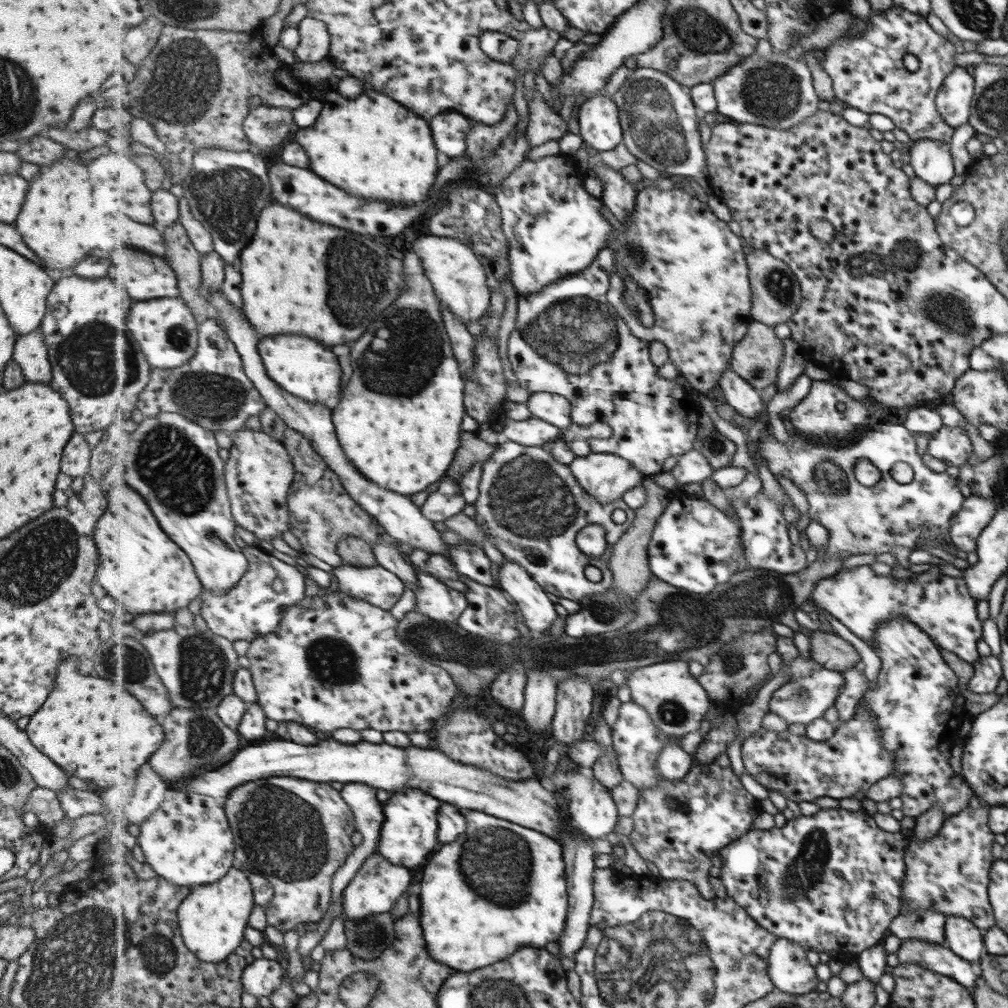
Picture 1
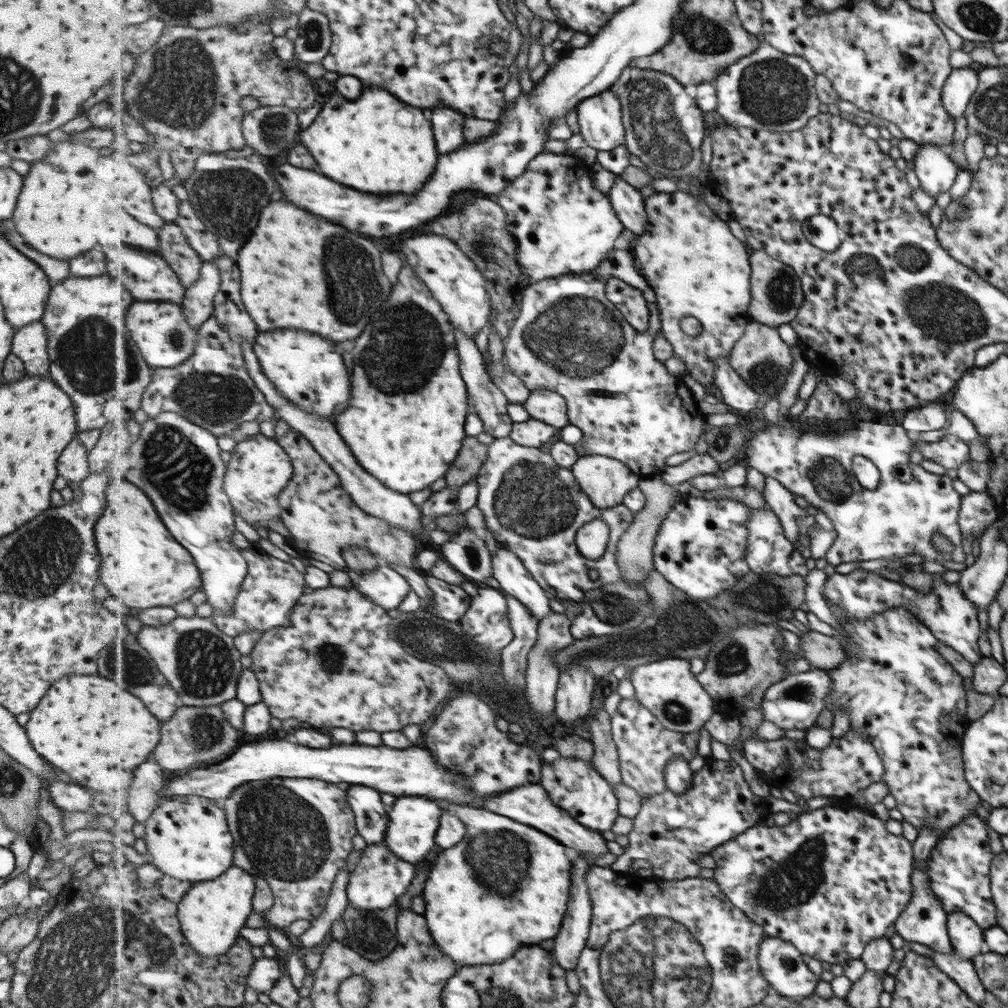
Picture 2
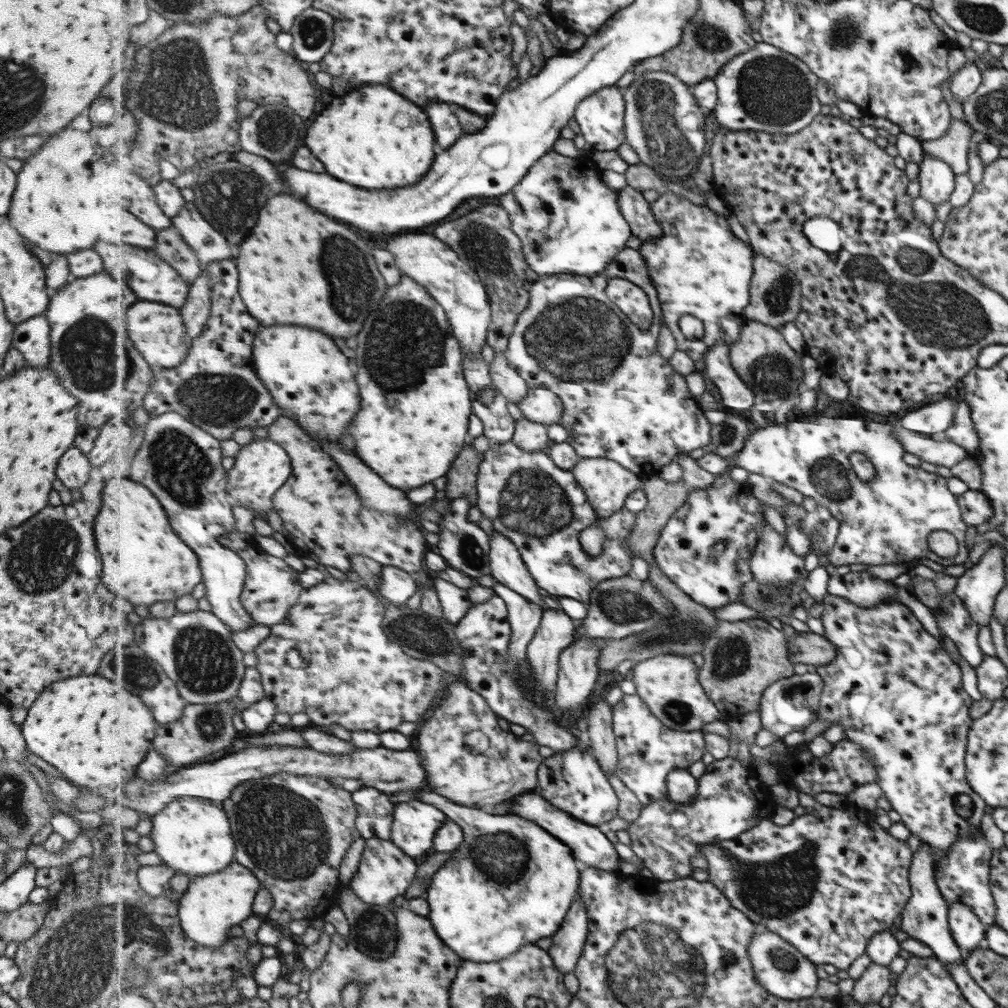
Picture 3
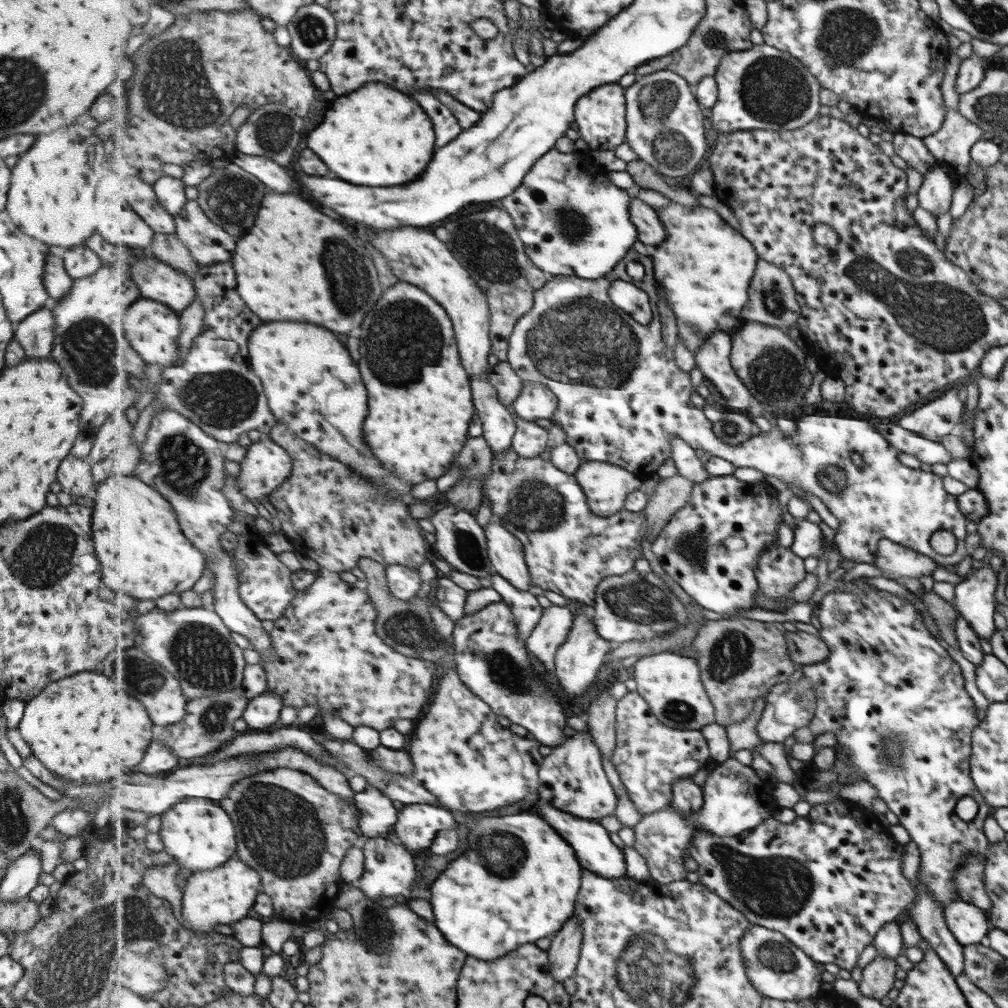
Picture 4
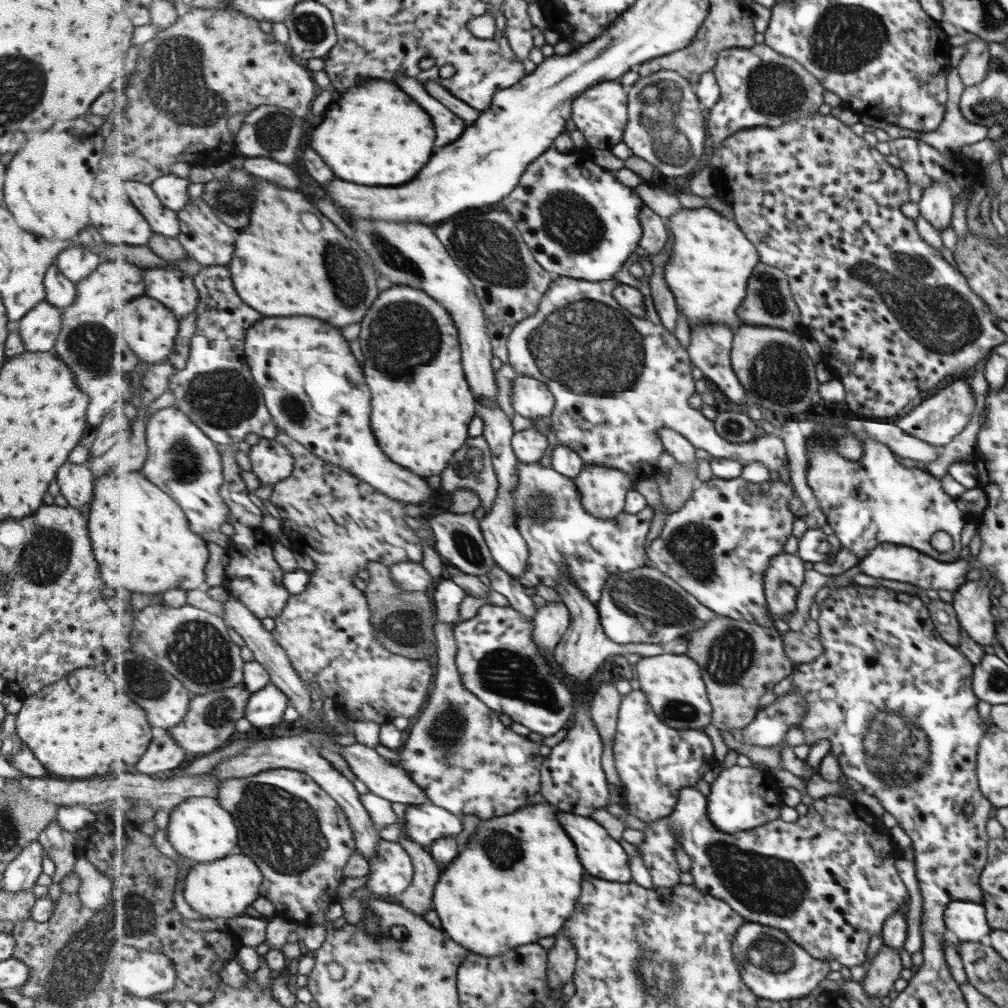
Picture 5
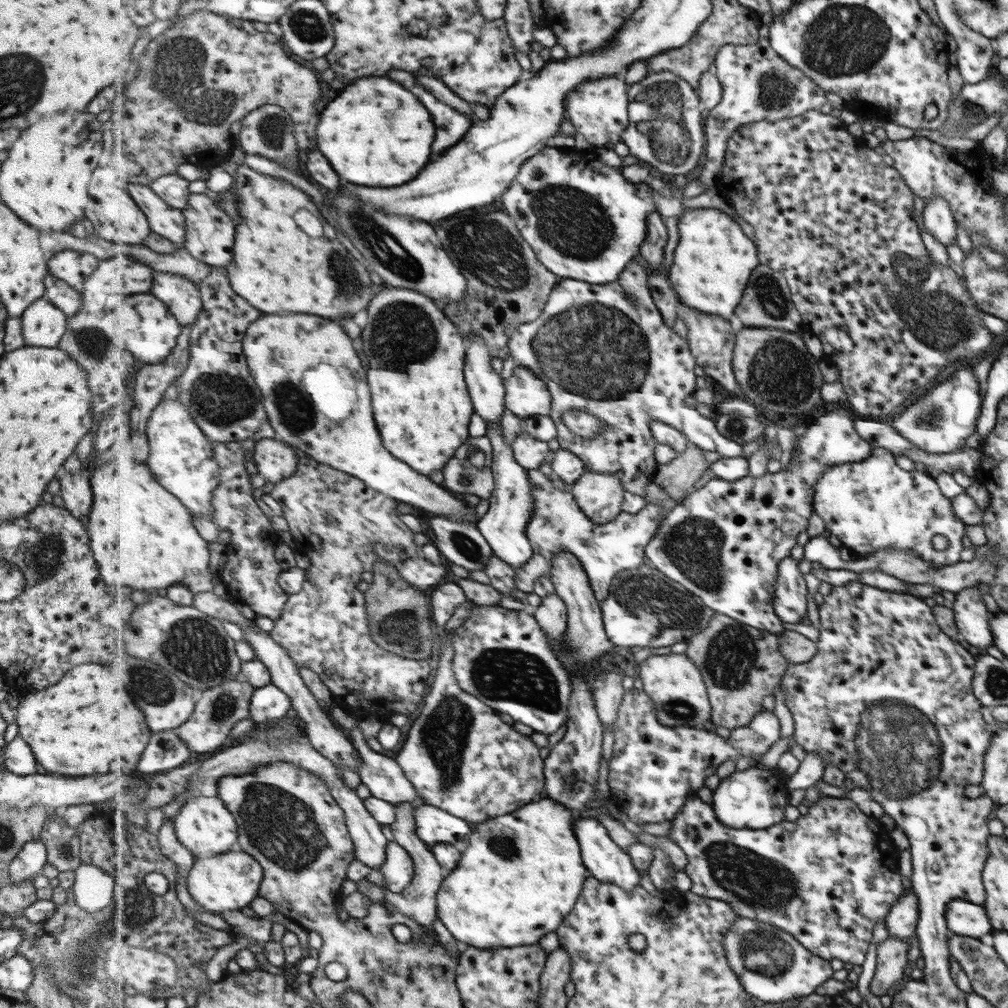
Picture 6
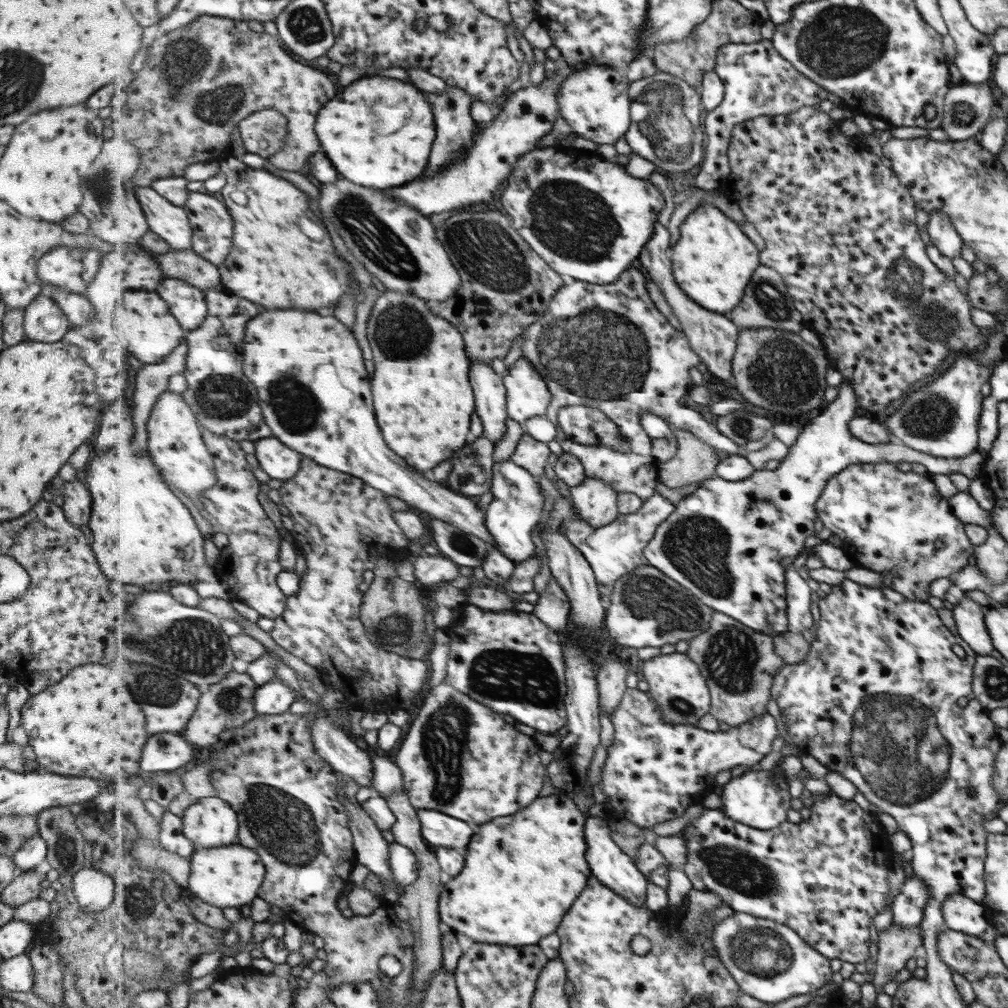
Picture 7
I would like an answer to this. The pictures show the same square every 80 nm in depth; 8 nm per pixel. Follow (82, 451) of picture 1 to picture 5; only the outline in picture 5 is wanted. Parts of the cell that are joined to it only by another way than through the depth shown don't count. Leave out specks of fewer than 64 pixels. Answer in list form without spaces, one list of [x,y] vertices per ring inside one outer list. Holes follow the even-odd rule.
[[[90,463],[63,464],[55,476],[59,493],[71,508],[81,508],[92,499],[96,466]]]

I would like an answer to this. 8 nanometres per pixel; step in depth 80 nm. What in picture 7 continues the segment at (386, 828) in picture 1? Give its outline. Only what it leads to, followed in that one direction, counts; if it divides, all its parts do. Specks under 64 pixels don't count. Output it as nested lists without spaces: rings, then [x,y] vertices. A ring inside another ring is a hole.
[[[435,809],[418,811],[421,834],[425,841],[434,849],[439,846],[467,851],[473,838],[473,828],[459,820],[458,817],[447,816]]]

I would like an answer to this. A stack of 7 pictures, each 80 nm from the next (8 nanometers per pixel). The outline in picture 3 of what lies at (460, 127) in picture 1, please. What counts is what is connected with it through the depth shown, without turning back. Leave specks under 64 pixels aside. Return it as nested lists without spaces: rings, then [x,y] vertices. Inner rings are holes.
[[[435,101],[429,103],[427,110],[431,116],[431,122],[435,124],[435,136],[439,136],[441,148],[453,146],[461,138],[465,129],[462,127],[459,117],[450,109],[450,104]]]

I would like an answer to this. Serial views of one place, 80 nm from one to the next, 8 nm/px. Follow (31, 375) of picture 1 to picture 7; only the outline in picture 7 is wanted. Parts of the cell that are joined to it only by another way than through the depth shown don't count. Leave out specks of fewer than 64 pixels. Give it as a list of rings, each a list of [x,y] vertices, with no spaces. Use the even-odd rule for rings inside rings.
[[[38,294],[23,310],[24,336],[31,342],[62,341],[71,324],[61,310],[43,294]]]

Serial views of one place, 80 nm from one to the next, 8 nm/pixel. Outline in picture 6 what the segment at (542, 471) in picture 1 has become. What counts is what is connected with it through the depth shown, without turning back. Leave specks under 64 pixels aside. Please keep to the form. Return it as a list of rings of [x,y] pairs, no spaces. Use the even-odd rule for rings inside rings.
[[[539,469],[528,470],[528,475],[536,502],[534,516],[528,524],[528,537],[534,546],[534,553],[527,564],[516,570],[518,590],[525,593],[533,592],[537,578],[541,576],[551,578],[555,556],[563,549],[571,551],[571,554],[577,556],[577,560],[583,562],[583,568],[588,572],[591,586],[601,603],[609,598],[610,588],[616,576],[648,564],[646,546],[658,534],[662,518],[665,517],[661,515],[663,514],[661,506],[648,503],[637,514],[622,511],[617,519],[607,524],[597,524],[578,505],[571,491],[571,485],[565,483],[565,490],[559,490],[551,482],[551,478],[547,478]]]

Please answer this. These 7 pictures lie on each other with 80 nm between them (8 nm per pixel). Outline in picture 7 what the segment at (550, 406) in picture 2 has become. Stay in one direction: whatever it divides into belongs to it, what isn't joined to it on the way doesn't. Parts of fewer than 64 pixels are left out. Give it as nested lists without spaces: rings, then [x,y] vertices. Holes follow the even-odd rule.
[[[520,358],[504,373],[510,419],[521,424],[535,416],[546,416],[554,396],[535,365]]]

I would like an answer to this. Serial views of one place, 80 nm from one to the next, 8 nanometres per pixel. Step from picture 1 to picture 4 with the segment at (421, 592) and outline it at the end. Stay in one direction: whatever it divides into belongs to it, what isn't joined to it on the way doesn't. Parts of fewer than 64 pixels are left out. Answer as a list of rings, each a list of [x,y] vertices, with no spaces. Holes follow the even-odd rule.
[[[439,575],[437,578],[436,599],[452,621],[461,620],[465,614],[465,607],[469,591],[461,588],[449,577]]]

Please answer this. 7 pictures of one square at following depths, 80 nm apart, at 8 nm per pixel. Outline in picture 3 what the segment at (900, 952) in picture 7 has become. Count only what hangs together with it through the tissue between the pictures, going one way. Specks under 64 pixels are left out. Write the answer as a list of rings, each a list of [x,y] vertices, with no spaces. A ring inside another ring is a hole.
[[[871,963],[854,980],[852,990],[849,994],[854,1002],[865,1006],[869,1002],[877,1002],[889,988],[891,978],[889,978],[889,970],[887,966]]]

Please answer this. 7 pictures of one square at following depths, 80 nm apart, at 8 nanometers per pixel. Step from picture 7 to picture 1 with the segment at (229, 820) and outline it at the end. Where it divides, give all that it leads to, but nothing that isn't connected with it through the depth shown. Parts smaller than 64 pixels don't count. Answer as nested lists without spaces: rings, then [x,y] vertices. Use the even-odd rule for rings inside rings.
[[[172,790],[163,805],[141,826],[137,838],[147,863],[158,876],[179,887],[192,889],[217,883],[234,866],[234,830],[222,801],[211,796]]]

